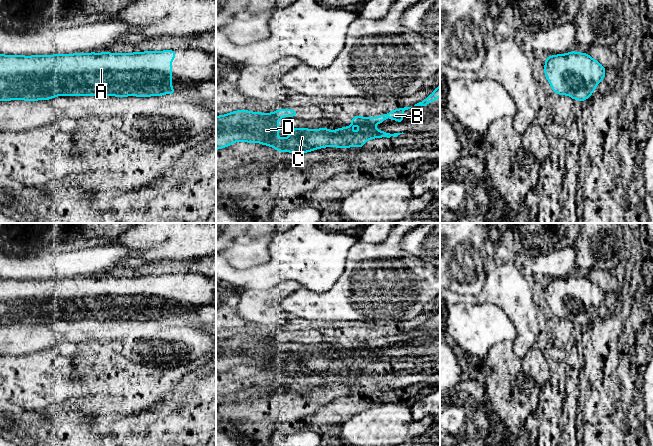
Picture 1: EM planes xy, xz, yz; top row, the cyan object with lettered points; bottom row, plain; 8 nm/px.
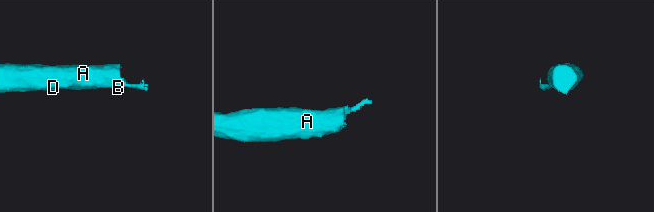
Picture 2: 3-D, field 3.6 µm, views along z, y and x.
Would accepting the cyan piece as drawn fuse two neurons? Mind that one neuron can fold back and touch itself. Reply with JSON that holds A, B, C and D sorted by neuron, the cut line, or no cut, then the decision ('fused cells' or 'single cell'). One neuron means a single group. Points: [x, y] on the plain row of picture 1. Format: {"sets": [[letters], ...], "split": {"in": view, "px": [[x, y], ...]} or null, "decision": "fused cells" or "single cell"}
{"sets": [["A", "B", "C", "D"]], "split": null, "decision": "single cell"}

